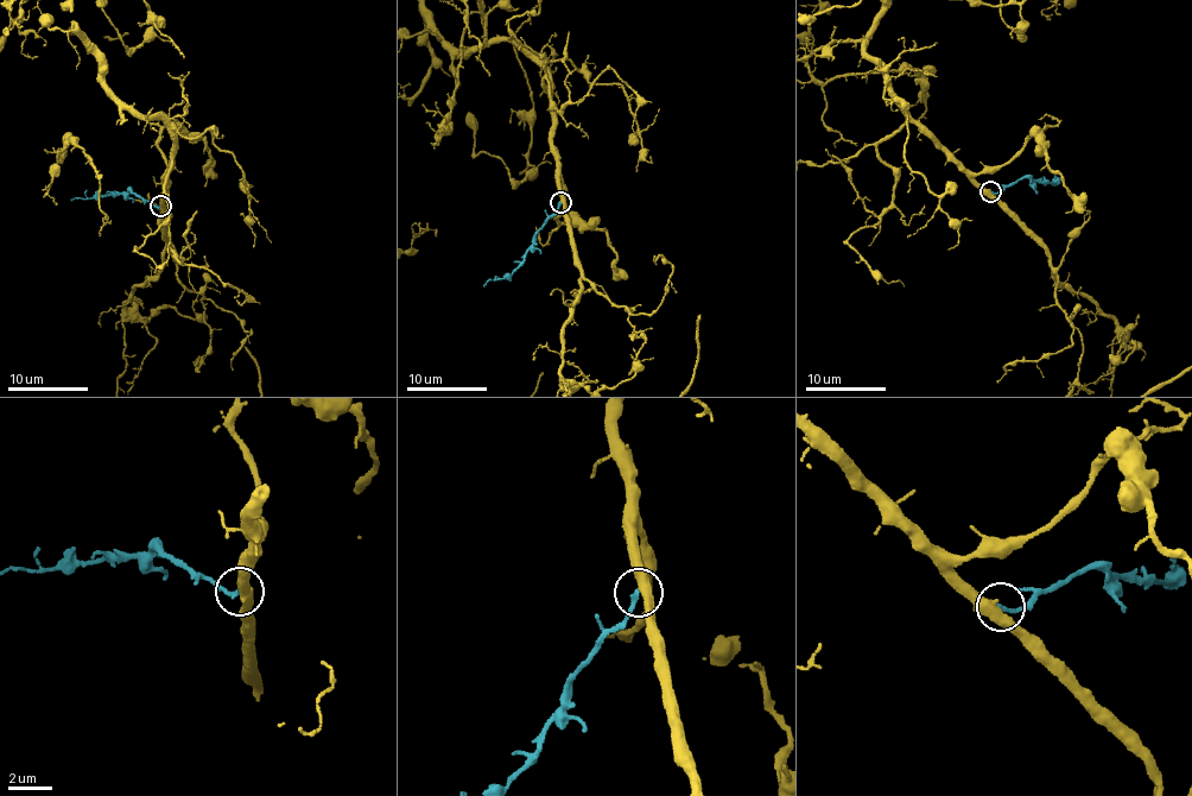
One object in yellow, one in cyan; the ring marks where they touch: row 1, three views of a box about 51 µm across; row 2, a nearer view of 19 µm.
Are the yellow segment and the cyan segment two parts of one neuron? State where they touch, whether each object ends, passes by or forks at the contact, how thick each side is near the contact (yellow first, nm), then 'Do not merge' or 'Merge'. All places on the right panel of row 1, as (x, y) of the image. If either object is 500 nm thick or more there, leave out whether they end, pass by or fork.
Place: (990, 191). Thickness 500 nm (yellow) against 200 nm. Do not merge

